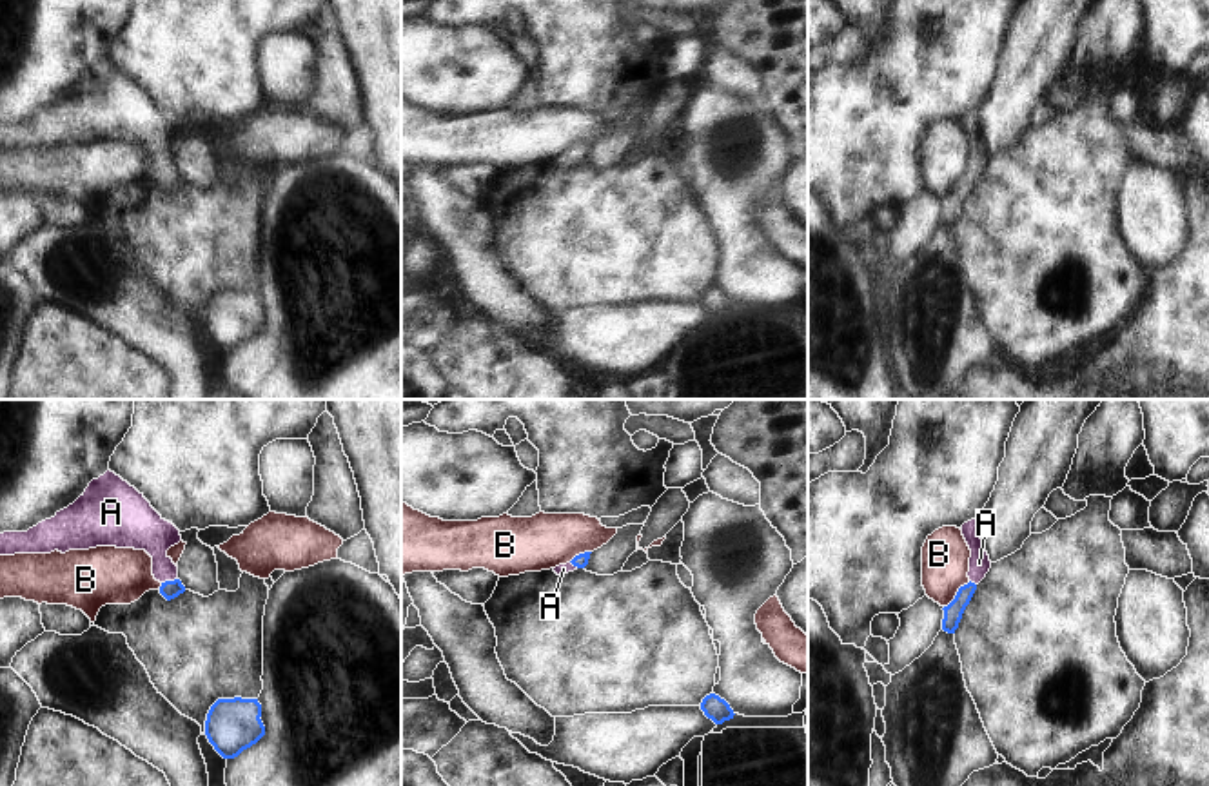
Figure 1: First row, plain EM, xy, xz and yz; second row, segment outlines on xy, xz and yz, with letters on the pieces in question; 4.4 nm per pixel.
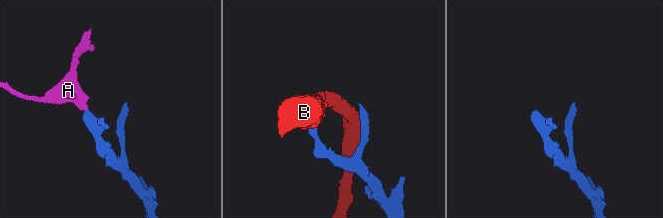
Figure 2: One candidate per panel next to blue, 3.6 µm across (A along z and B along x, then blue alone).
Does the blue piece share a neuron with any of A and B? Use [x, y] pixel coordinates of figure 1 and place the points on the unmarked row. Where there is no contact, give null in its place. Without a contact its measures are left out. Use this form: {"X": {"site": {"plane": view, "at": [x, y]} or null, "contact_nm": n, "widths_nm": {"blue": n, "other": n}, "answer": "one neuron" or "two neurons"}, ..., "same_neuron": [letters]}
{"A": {"site": {"plane": "xy", "at": [169, 175]}, "contact_nm": 80, "widths_nm": {"blue": 80, "other": 180}, "answer": "one neuron"}, "B": {"site": {"plane": "yz", "at": [957, 186]}, "contact_nm": 170, "widths_nm": {"blue": 80, "other": 200}, "answer": "two neurons"}, "same_neuron": ["A"]}

